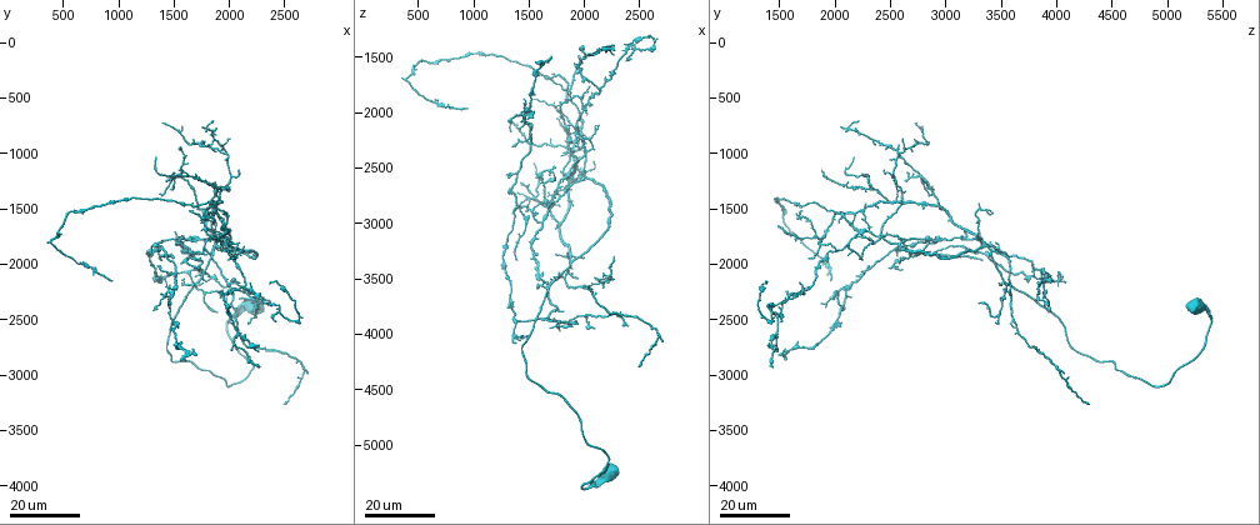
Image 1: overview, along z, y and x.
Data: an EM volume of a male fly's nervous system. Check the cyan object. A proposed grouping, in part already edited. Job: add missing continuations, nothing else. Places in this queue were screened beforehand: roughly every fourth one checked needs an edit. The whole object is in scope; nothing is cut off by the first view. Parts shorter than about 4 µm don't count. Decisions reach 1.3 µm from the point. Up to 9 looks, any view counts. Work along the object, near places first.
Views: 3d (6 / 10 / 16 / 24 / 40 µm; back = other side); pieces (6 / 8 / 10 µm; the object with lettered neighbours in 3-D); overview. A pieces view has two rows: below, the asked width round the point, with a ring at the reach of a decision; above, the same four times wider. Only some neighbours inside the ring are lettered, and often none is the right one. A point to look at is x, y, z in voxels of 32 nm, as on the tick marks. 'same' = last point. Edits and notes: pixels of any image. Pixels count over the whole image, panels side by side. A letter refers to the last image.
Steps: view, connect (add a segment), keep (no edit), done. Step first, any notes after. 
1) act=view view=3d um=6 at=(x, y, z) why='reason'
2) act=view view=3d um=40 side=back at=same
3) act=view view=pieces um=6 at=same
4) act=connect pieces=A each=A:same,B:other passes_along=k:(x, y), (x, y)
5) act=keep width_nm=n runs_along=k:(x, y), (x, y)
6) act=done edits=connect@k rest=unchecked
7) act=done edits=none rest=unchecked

act=view view=3d um=16 at=(1940, 1660, 1500) why='an open end'

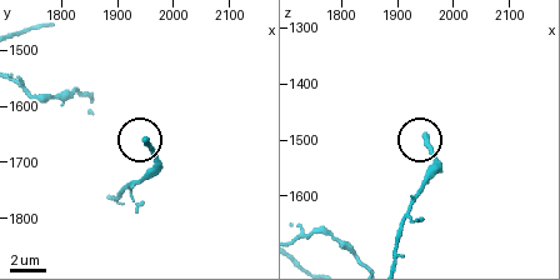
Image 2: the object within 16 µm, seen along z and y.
act=view view=pieces um=6 at=(1955, 1660, 1495)

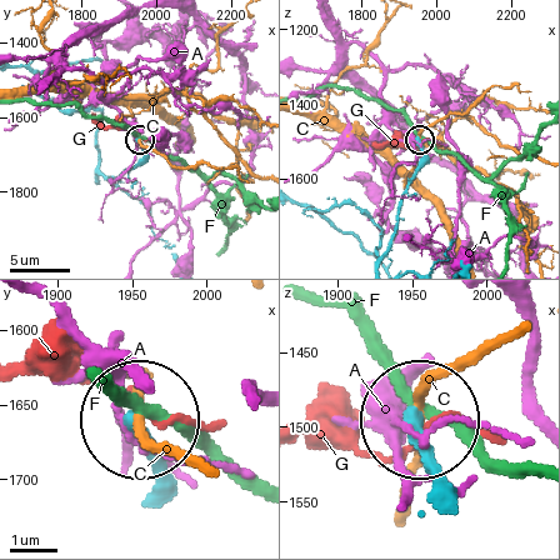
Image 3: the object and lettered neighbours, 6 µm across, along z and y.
act=keep each=A:other,C:other,F:other,G:other found='no lettered segment goes on from it'

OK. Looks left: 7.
act=view view=3d um=16 at=(1740, 2040, 2500) why='an open end'

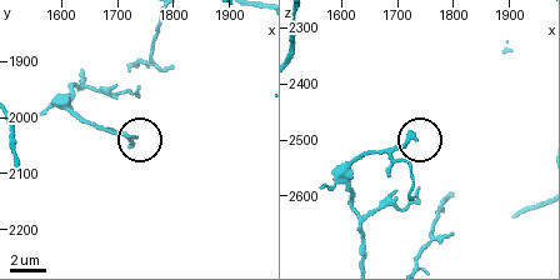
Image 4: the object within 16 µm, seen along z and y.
act=view view=pieces um=6 at=(1725, 2030, 2490)

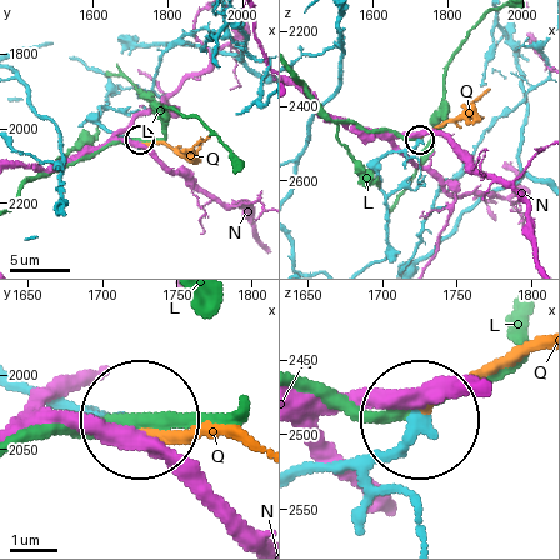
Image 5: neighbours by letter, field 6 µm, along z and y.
act=connect pieces=Q width_nm=240 each=L:other,N:other,Q:same passes_along=5:(389, 154), (409, 149), (454, 120), (489, 89) found='it goes on there'

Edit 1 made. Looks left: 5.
act=view view=overview

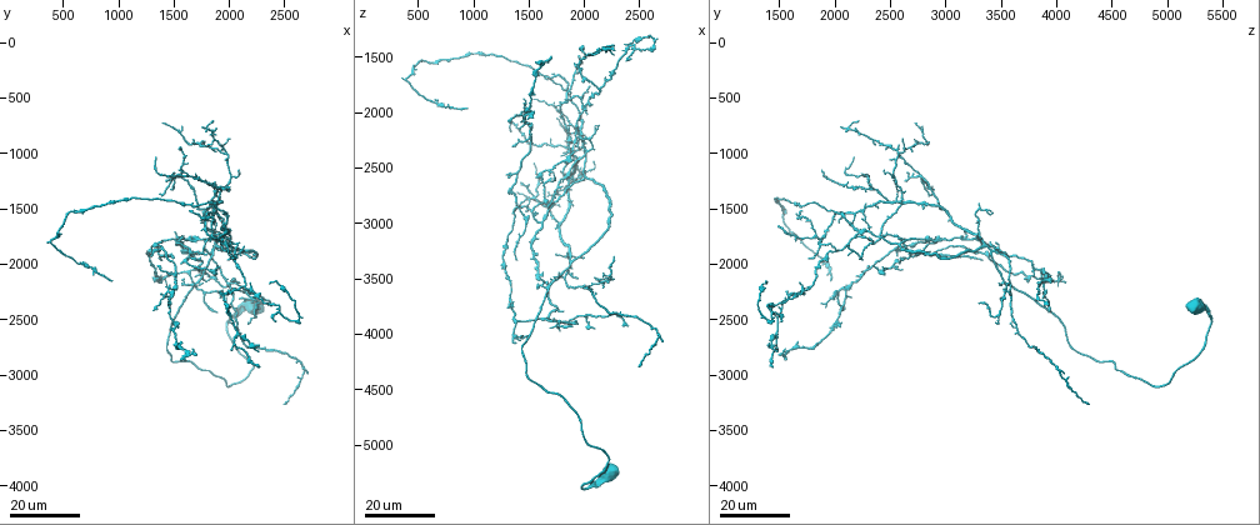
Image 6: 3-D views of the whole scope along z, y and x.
act=view view=3d um=24 at=(2720, 2980, 4080) why='an open end'

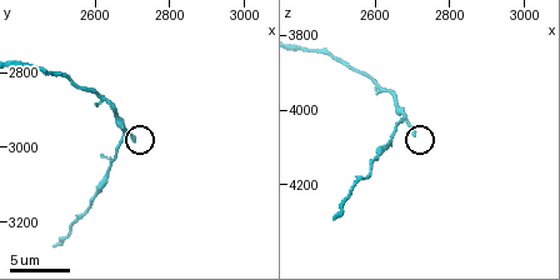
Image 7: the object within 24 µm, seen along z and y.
act=view view=pieces um=10 at=(2700, 2990, 4060)

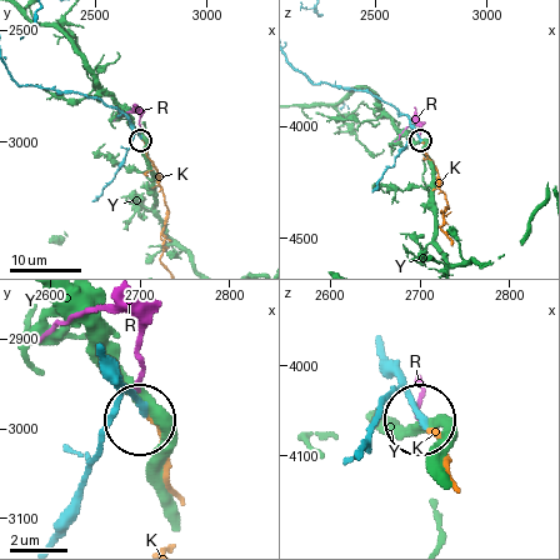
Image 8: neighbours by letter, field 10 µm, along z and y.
act=connect pieces=K each=K:same,R:other,Y:other found='it goes on there'

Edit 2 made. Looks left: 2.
act=done edits=connect@5,connect@8 rest=unchecked

